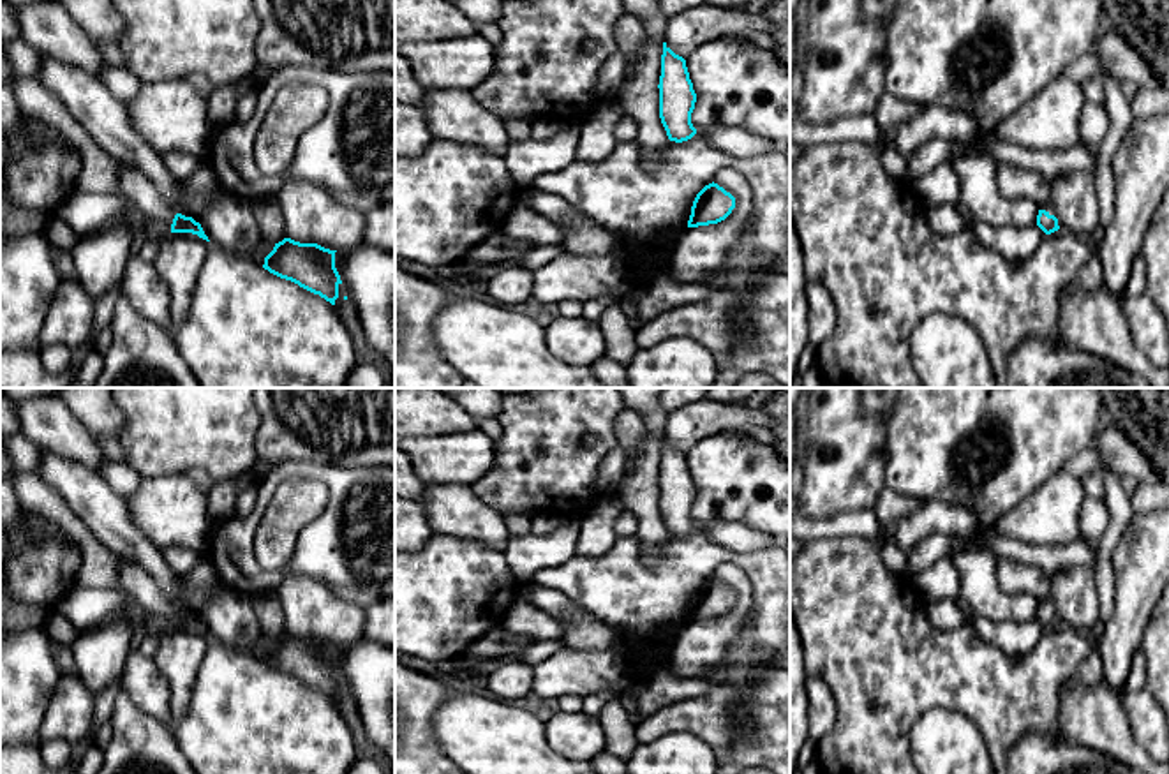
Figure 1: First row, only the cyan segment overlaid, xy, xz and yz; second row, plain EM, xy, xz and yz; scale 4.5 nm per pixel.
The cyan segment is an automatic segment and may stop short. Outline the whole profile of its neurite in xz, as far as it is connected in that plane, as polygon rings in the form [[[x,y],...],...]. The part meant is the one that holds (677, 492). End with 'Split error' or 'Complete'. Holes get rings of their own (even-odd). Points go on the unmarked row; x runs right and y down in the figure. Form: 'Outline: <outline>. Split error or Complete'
Outline: [[[663,437],[659,471],[659,513],[670,536],[682,538],[696,529],[691,518],[696,488],[686,455]]]. Complete

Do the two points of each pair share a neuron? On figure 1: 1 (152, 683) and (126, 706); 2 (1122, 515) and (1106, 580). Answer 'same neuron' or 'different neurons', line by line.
1: different neurons
2: same neuron

